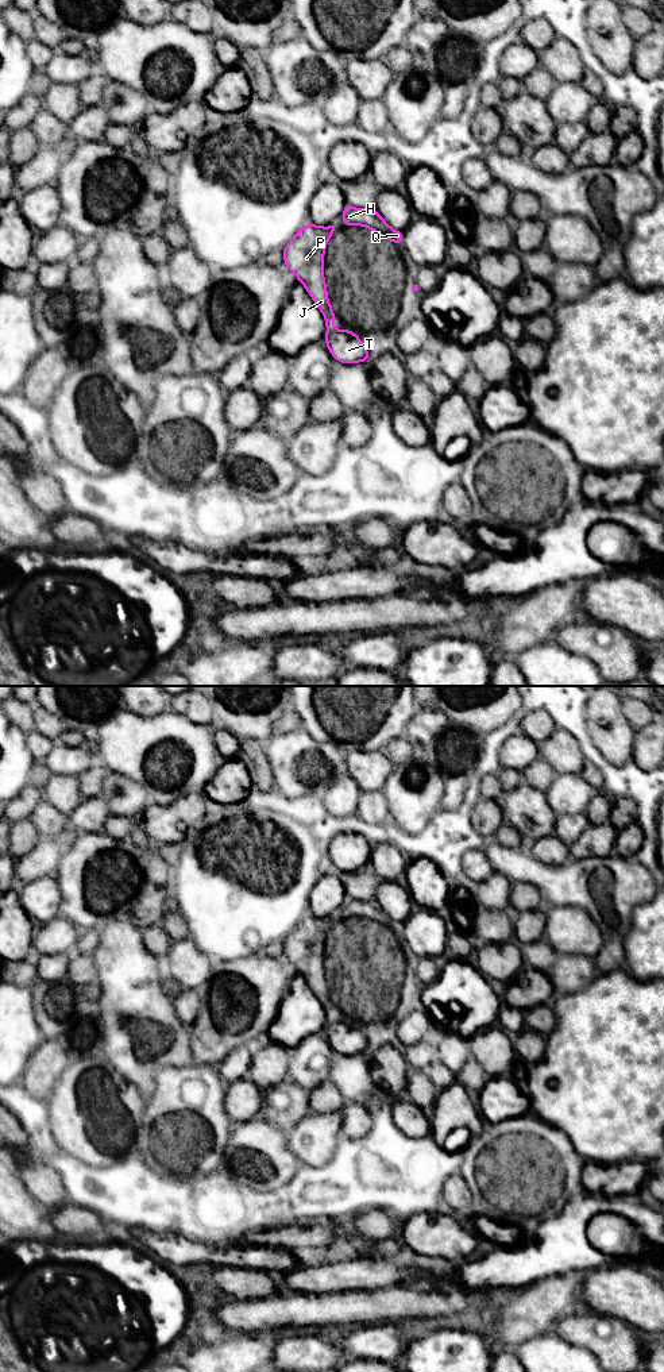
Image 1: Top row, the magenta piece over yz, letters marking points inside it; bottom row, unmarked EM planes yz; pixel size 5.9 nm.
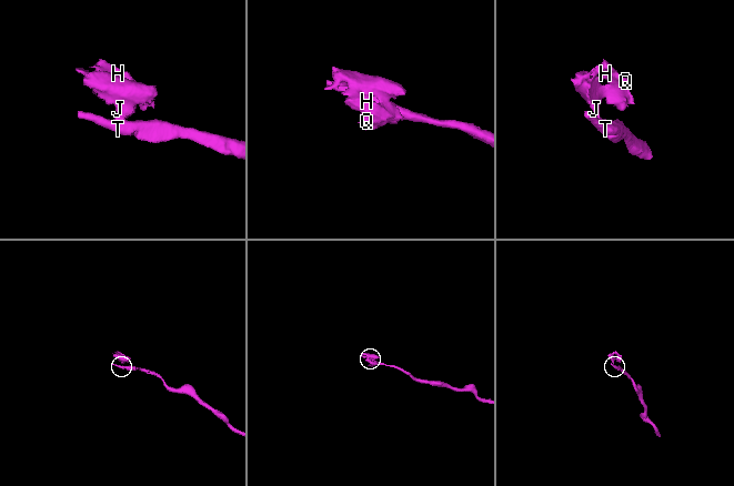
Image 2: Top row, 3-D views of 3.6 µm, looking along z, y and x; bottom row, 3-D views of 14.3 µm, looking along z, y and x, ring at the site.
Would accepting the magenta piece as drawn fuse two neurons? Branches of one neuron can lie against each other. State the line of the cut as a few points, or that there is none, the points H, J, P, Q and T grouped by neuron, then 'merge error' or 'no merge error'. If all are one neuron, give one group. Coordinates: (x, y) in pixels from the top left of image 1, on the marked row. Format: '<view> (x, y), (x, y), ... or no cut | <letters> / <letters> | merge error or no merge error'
yz (335, 330), (328, 334) | H J P Q / T | merge error

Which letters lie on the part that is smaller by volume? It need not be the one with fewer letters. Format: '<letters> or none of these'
H, J, P, Q

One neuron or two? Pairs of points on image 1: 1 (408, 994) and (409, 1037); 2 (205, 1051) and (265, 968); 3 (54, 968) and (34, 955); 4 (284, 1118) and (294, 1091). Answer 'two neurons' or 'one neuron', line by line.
1: two neurons
2: one neuron
3: two neurons
4: one neuron

